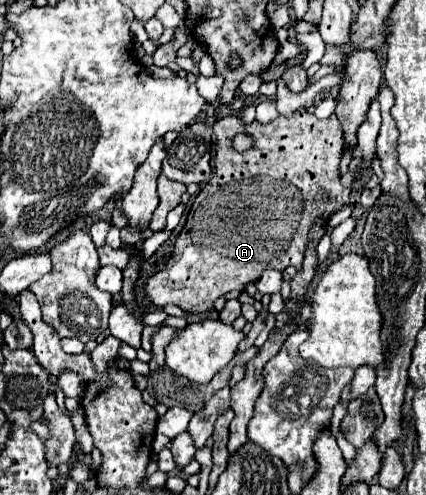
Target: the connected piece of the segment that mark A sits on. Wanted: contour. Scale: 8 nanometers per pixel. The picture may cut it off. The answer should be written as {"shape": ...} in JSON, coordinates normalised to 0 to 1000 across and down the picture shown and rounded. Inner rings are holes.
{"shape":[[[707,218],[688,234],[650,234],[631,251],[594,242],[575,251],[561,230],[523,234],[505,242],[500,267],[509,275],[505,352],[477,372],[458,396],[439,448],[420,469],[406,509],[397,513],[378,549],[345,566],[345,602],[369,614],[411,614],[448,634],[486,634],[500,626],[509,602],[542,586],[570,586],[575,574],[603,570],[617,545],[641,541],[664,549],[674,537],[692,537],[697,549],[711,537],[725,469],[744,440],[772,444],[786,428],[815,416],[805,400],[805,372],[796,356],[796,327],[805,315],[805,267],[786,230],[768,242],[749,242],[725,222]],[[556,267],[585,267],[599,291],[580,307],[552,307],[542,279]]]}

